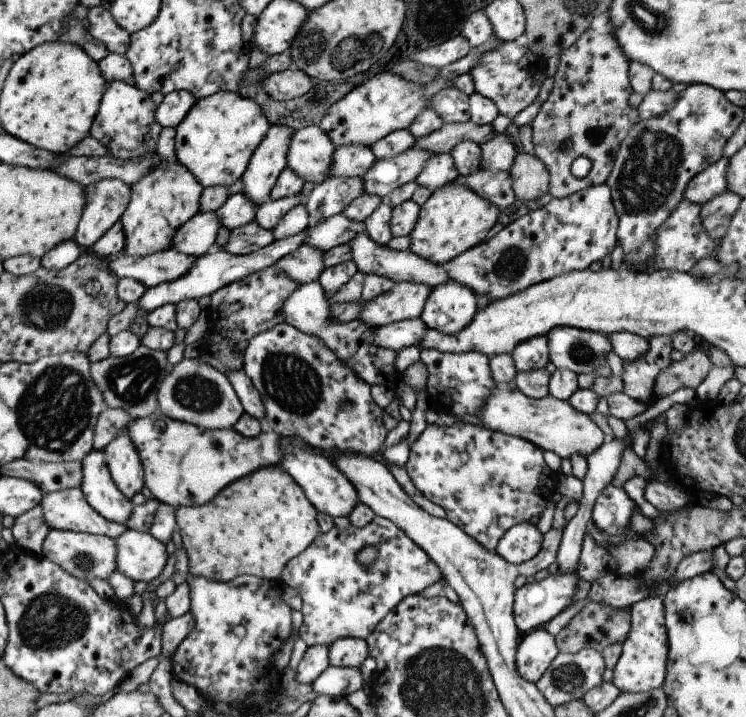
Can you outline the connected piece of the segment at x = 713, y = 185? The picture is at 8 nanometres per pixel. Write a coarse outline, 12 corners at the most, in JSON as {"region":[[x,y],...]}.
{"region":[[728,158],[692,176],[682,198],[702,205],[727,192]]}

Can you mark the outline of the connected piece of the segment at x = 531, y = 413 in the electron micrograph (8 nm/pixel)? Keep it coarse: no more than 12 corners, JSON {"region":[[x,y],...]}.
{"region":[[493,387],[475,416],[561,461],[606,439],[589,415],[551,395]]}

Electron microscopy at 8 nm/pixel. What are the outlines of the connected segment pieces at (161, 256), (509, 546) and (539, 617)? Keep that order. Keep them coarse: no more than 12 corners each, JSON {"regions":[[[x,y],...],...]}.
{"regions":[[[175,249],[109,262],[118,280],[154,287],[185,276],[199,258]],[[529,521],[514,524],[495,552],[521,564],[539,552],[542,536]],[[575,572],[514,589],[519,632],[544,627],[577,592]]]}

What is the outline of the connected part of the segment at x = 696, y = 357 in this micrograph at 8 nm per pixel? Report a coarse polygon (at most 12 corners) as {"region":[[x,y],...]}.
{"region":[[691,349],[657,374],[653,395],[695,390],[712,368],[707,350]]}

